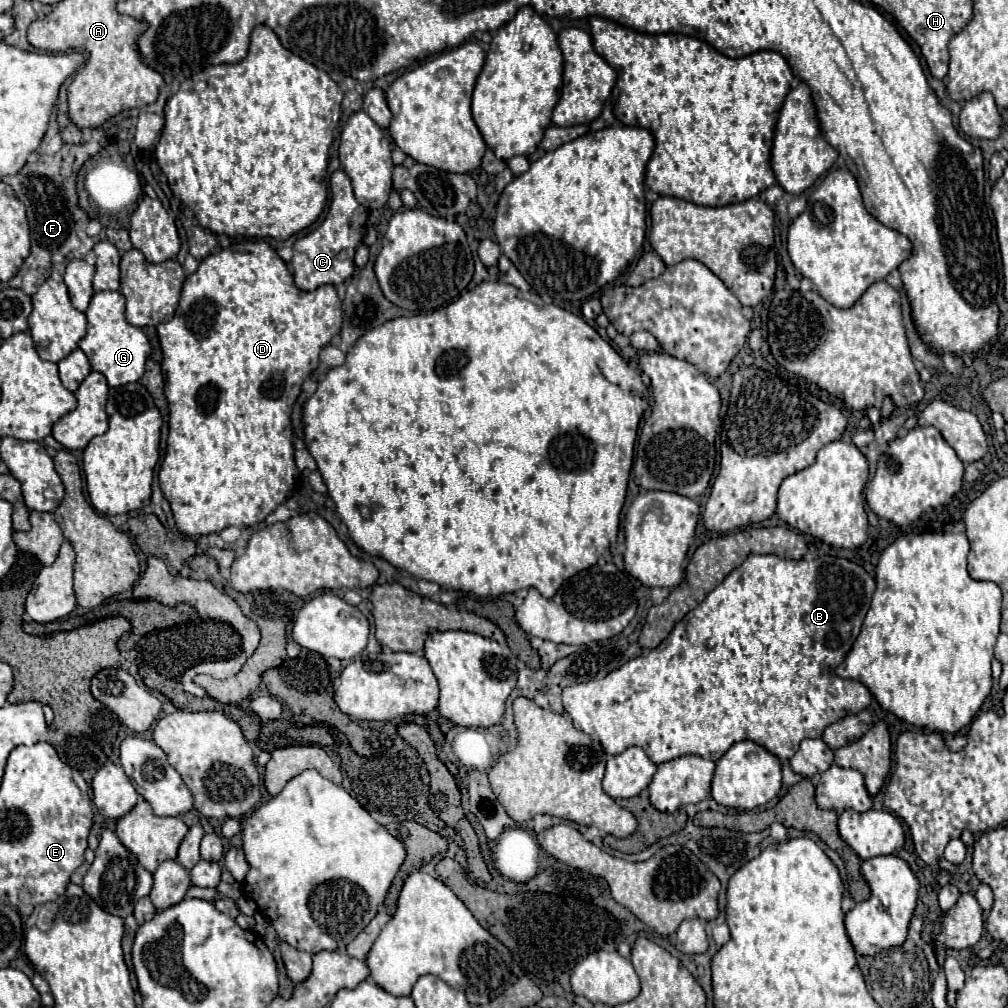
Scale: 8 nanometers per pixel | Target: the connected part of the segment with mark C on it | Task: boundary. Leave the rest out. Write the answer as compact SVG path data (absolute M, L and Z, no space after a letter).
M336 170L330 176L330 190L332 190L332 202L322 226L318 226L314 232L294 242L292 270L294 270L294 282L300 290L316 290L318 286L324 284L338 286L356 272L354 252L362 244L368 210L354 198L350 178L346 176L344 170Z

